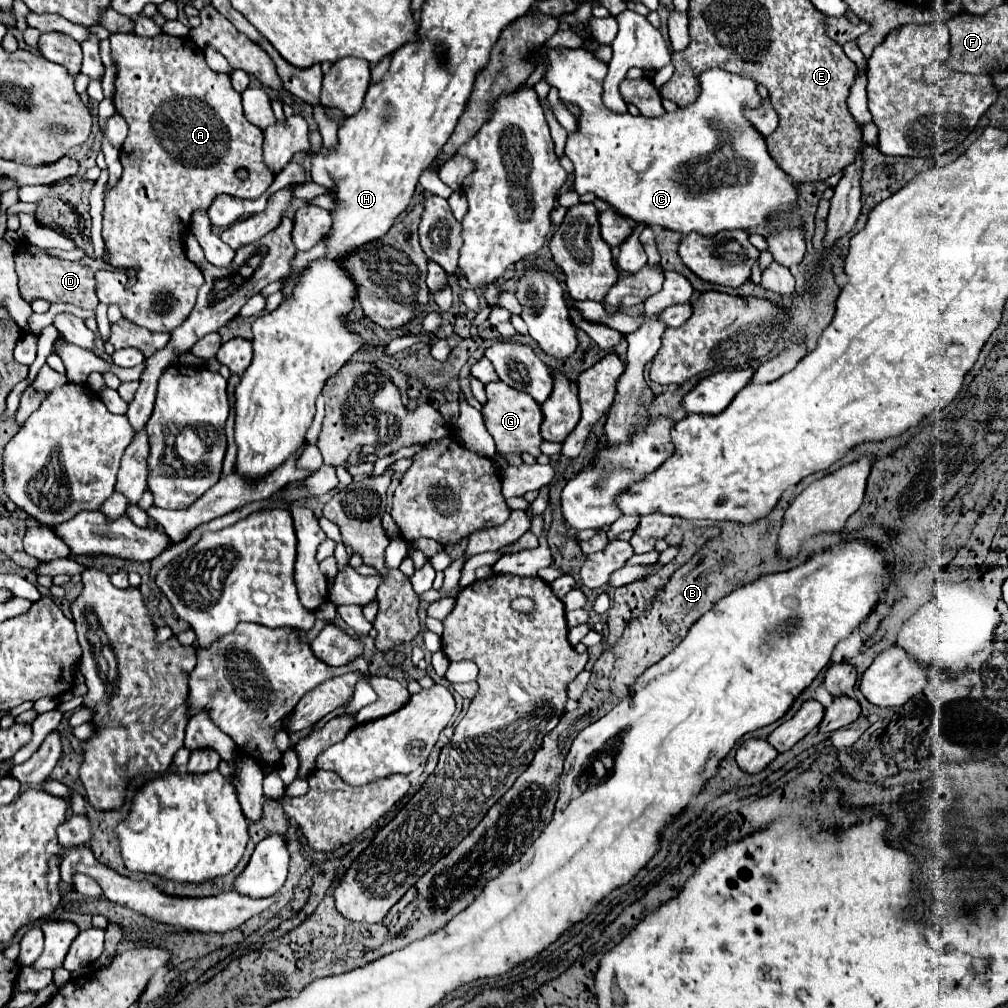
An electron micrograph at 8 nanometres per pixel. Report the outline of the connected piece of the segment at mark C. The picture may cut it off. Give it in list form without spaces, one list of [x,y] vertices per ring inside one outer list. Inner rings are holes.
[[[568,47],[548,49],[546,65],[546,83],[558,89],[560,101],[580,109],[580,115],[576,117],[578,127],[574,133],[568,133],[566,139],[566,155],[574,163],[574,191],[578,195],[594,193],[622,217],[648,227],[660,225],[682,235],[696,231],[704,237],[714,237],[720,231],[734,229],[748,231],[766,223],[774,213],[782,215],[794,209],[798,201],[794,183],[788,181],[788,175],[770,157],[766,139],[744,117],[744,109],[756,109],[762,105],[762,97],[756,91],[758,83],[754,79],[718,67],[708,69],[698,75],[700,95],[696,103],[678,107],[674,113],[664,113],[660,117],[632,117],[630,113],[614,113],[604,105],[602,81],[608,73],[608,65],[594,53]]]

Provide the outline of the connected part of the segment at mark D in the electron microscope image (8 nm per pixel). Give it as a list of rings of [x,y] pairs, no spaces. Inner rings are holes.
[[[30,247],[30,249],[32,253],[16,255],[16,275],[20,279],[20,295],[26,301],[46,299],[46,301],[58,301],[58,303],[74,303],[76,307],[94,310],[98,305],[94,273],[108,267],[102,259],[86,257],[80,261],[62,261],[62,259],[48,257],[44,249],[38,249],[38,247]]]

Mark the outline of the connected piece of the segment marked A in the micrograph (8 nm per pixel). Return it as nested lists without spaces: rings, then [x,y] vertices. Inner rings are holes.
[[[114,33],[110,35],[110,45],[112,45],[112,57],[116,61],[118,67],[118,79],[116,79],[116,93],[114,93],[114,105],[118,109],[118,113],[124,115],[126,123],[128,123],[128,137],[120,149],[120,163],[124,167],[122,177],[118,179],[118,183],[106,193],[104,197],[104,211],[102,211],[102,237],[106,243],[106,263],[112,267],[138,267],[138,275],[136,275],[136,283],[130,291],[124,291],[122,295],[118,295],[118,301],[114,301],[124,319],[134,321],[140,327],[146,327],[150,331],[160,331],[160,333],[170,333],[172,329],[176,329],[178,325],[182,325],[188,319],[188,313],[192,311],[192,305],[196,303],[196,293],[200,289],[200,285],[204,283],[204,277],[200,273],[200,269],[196,265],[192,265],[192,261],[188,261],[184,249],[180,249],[180,235],[188,229],[190,217],[196,209],[208,209],[212,205],[212,201],[218,195],[232,195],[232,197],[242,197],[242,199],[258,199],[274,181],[274,173],[268,169],[268,165],[264,163],[262,157],[262,131],[252,125],[244,113],[242,113],[242,97],[238,91],[232,89],[230,85],[230,77],[224,73],[216,73],[212,71],[206,61],[204,61],[204,53],[198,45],[192,45],[192,39],[188,37],[170,37],[170,35],[156,35],[152,39],[146,37],[138,37],[134,33]],[[238,169],[246,169],[248,177],[240,179],[236,175]]]

